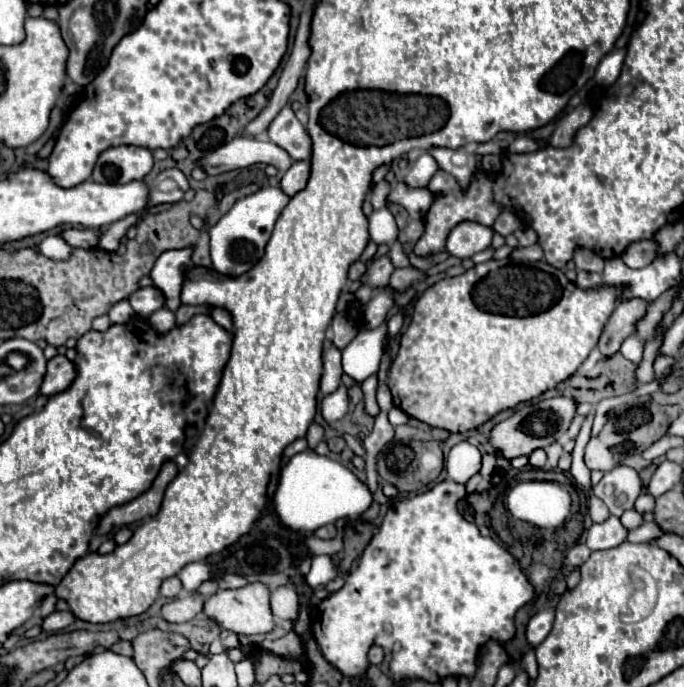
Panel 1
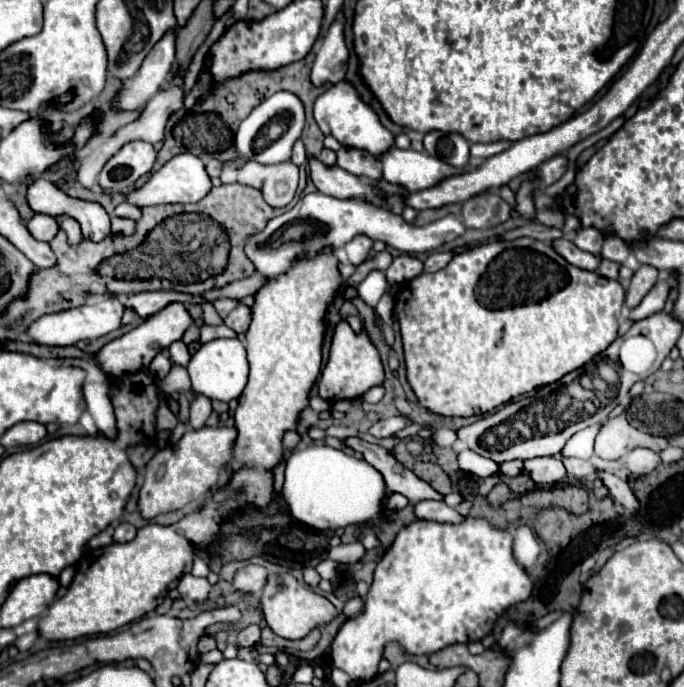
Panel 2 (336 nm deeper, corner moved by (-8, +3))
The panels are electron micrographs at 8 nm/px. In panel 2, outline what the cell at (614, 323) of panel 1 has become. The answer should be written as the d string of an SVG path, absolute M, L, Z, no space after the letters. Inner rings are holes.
M640 266L630 280L630 286L626 292L626 306L628 308L638 306L638 302L642 302L642 298L650 292L656 280L658 280L658 270L654 270L654 266Z

